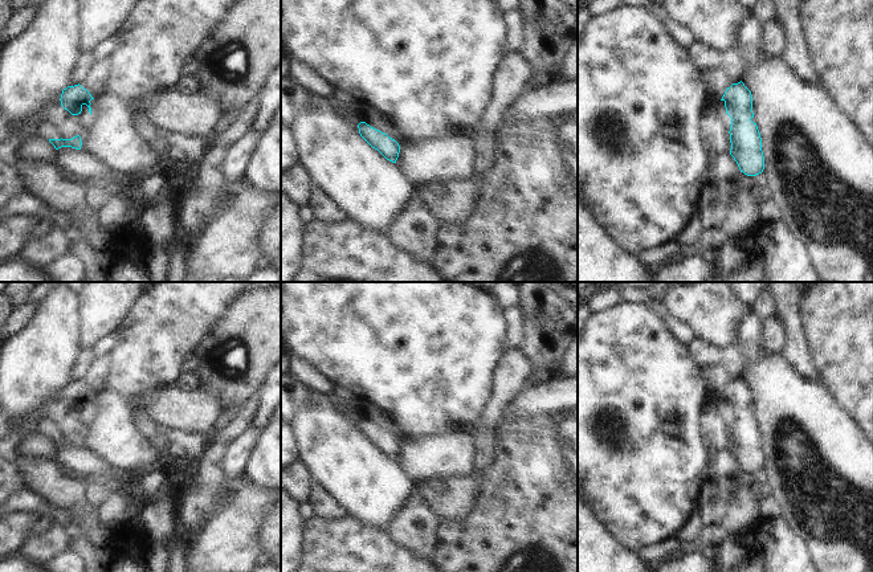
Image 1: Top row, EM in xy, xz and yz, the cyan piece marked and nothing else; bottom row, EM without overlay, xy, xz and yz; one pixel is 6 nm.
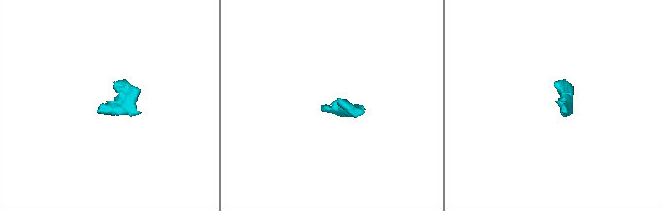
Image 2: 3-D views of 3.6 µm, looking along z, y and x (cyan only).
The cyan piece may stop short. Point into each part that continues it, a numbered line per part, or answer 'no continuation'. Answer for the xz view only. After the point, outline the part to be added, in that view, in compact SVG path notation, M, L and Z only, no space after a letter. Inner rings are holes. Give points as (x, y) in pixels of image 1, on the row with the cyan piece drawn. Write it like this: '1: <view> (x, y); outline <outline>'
no continuation

